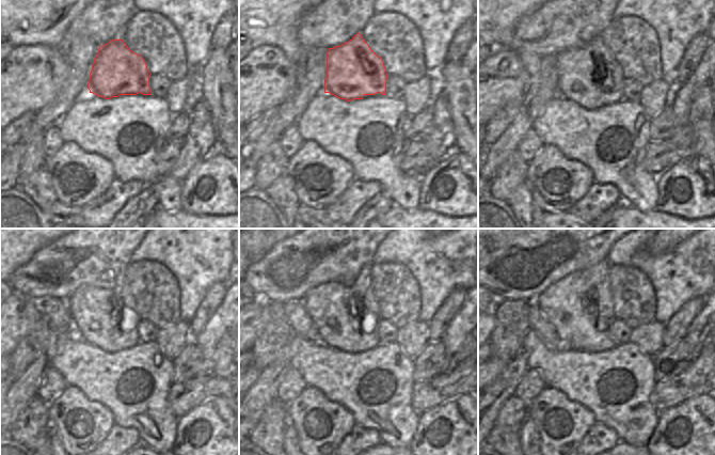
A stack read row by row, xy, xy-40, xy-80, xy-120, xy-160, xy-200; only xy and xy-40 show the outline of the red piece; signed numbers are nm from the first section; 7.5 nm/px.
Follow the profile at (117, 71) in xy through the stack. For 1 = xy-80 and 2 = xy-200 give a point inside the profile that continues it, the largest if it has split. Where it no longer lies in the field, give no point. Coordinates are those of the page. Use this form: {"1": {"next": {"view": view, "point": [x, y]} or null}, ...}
{"1": {"next": {"view": "xy-80", "point": [580, 71]}}, "2": {"next": {"view": "xy-200", "point": [580, 306]}}}

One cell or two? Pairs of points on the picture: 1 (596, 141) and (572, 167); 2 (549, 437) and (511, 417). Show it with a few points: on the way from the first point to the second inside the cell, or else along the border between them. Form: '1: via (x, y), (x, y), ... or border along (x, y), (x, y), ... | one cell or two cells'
1: border along (557, 147), (586, 165), (593, 181) | two cells
2: border along (529, 403), (526, 417) | two cells

